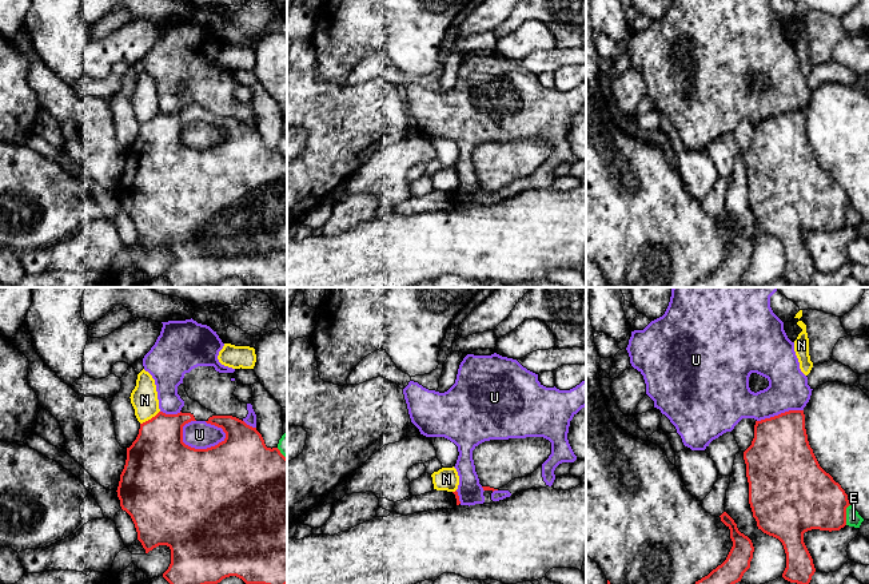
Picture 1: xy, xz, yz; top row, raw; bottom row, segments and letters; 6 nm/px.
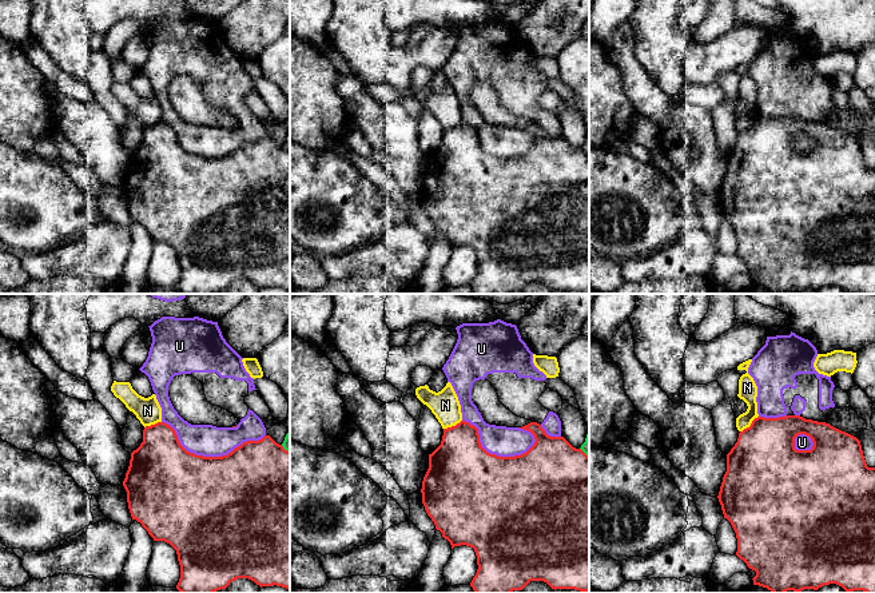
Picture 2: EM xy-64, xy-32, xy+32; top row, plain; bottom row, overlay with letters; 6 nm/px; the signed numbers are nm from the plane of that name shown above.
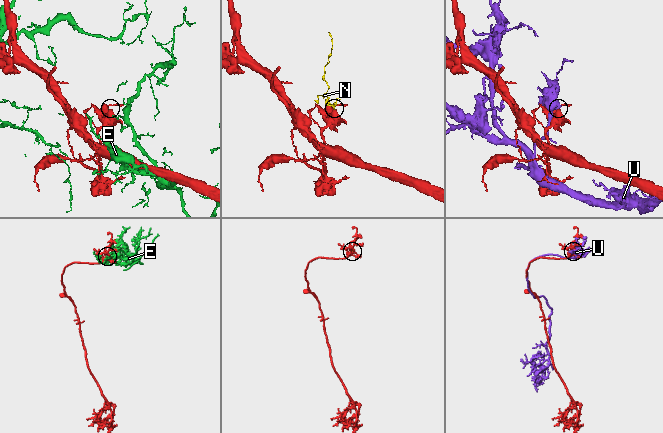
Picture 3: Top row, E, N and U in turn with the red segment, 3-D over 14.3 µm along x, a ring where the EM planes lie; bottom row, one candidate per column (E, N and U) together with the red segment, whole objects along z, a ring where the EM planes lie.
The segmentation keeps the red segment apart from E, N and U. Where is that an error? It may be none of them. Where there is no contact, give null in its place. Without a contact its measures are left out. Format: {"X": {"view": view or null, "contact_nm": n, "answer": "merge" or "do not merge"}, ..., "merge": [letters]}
{"E": {"view": "yz", "contact_nm": 130, "answer": "do not merge"}, "N": {"view": "xy", "contact_nm": 150, "answer": "do not merge"}, "U": {"view": "xy", "contact_nm": 280, "answer": "do not merge"}, "merge": []}

